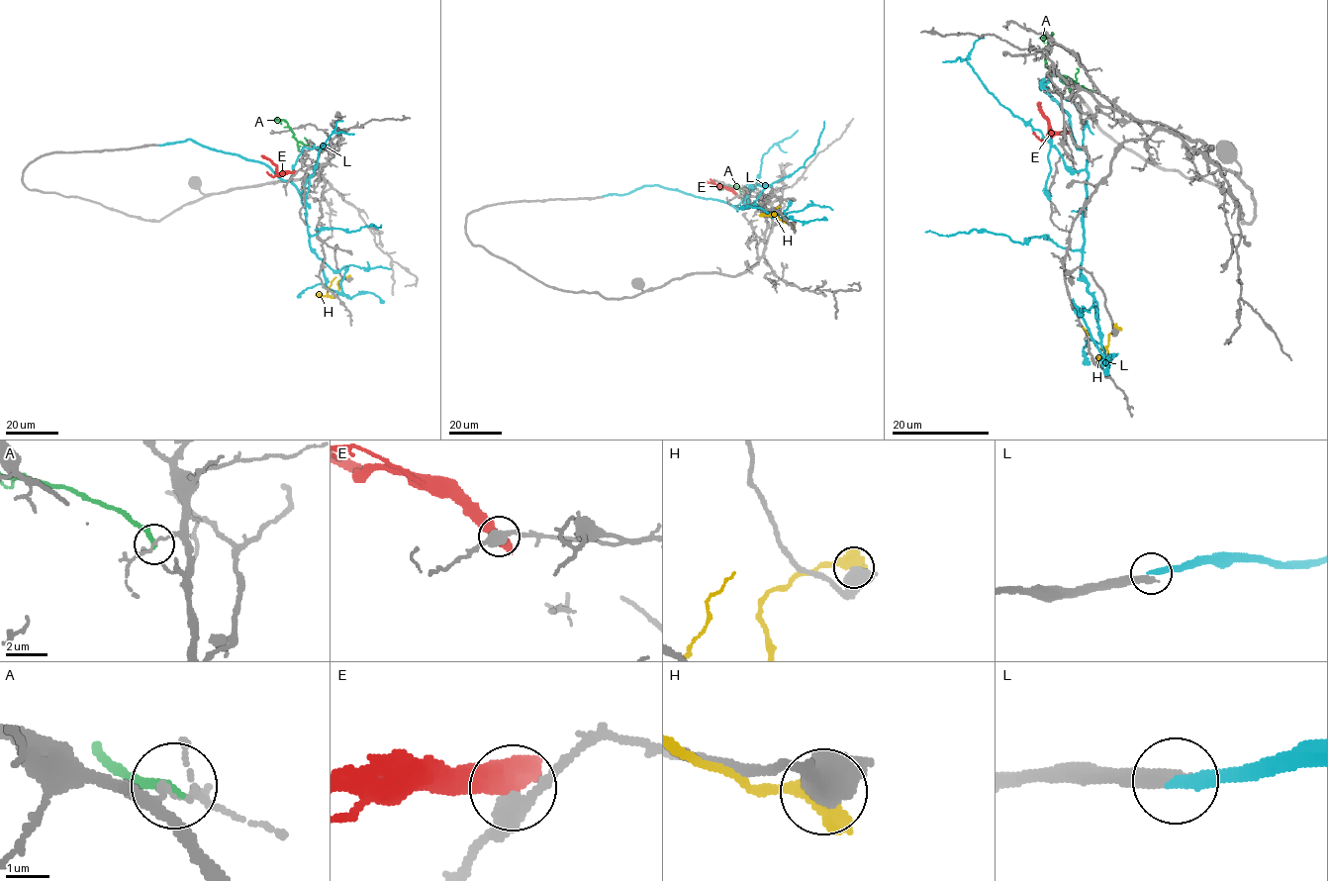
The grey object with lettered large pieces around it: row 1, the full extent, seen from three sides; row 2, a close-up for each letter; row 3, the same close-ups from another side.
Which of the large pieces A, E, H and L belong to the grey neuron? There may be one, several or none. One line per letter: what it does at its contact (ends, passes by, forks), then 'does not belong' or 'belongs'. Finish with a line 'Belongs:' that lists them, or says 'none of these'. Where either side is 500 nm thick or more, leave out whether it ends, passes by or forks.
A: it ends | does not belong
E: does not belong
H: does not belong
L: it ends | does not belong
Belongs: none of these

